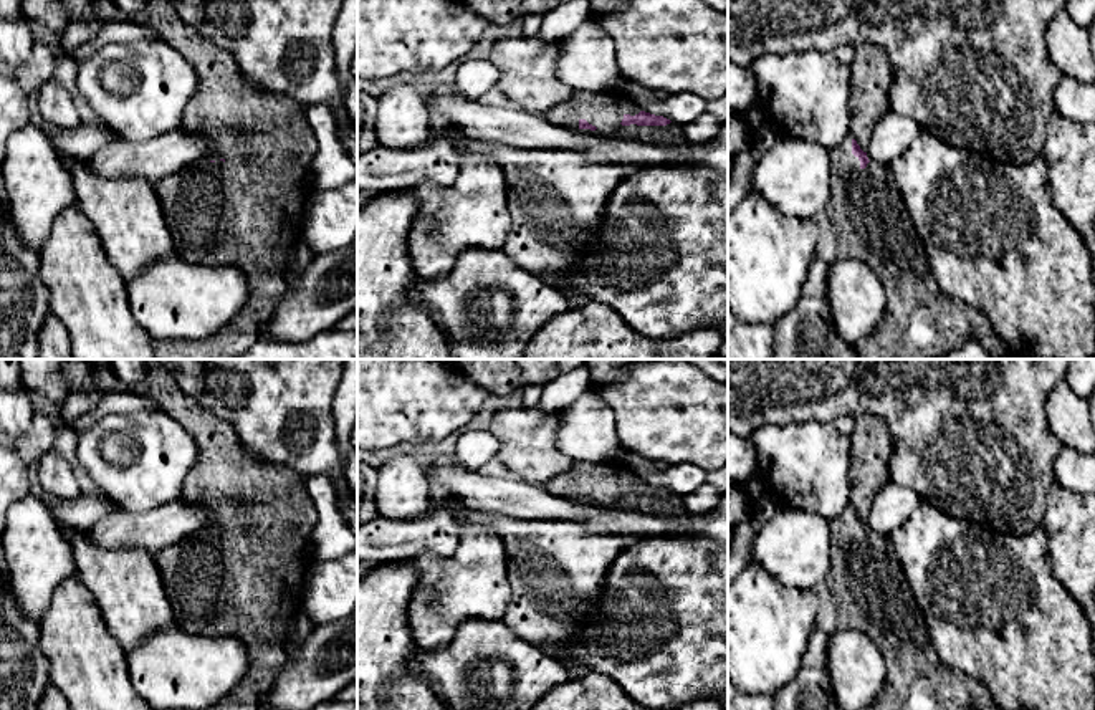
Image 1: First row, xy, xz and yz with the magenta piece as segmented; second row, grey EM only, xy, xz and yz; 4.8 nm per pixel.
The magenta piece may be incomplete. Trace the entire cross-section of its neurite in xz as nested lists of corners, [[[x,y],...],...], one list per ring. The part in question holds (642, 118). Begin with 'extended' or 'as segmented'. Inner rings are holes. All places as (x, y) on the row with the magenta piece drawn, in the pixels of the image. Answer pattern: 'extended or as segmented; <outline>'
extended; [[[574,91],[569,101],[554,106],[543,118],[554,126],[591,129],[610,139],[634,139],[657,146],[686,144],[681,124],[638,109],[620,91]]]

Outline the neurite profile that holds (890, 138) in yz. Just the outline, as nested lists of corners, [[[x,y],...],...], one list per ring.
[[[892,109],[877,122],[868,142],[867,157],[878,166],[892,164],[918,136],[920,126]]]

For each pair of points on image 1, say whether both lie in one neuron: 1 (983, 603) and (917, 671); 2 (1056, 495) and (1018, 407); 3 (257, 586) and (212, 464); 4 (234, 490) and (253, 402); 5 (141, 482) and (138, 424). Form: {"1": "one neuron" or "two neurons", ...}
{"1": "two neurons", "2": "two neurons", "3": "one neuron", "4": "two neurons", "5": "one neuron"}

